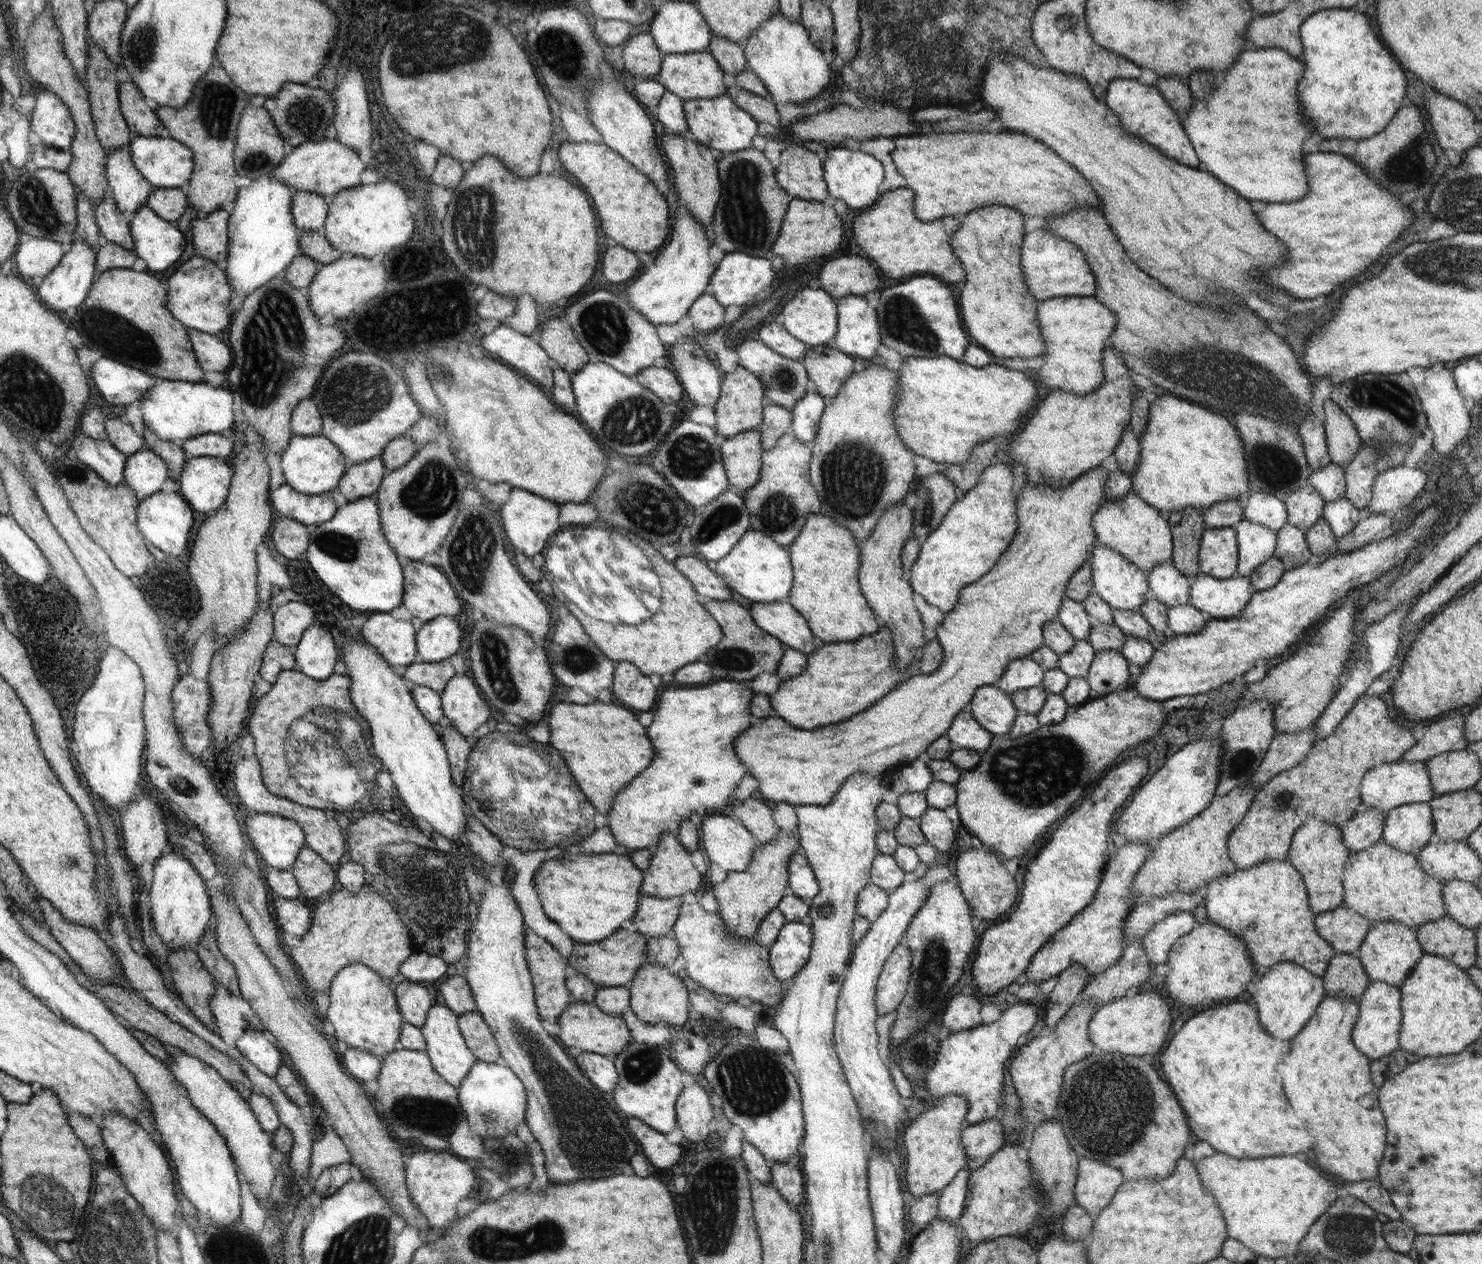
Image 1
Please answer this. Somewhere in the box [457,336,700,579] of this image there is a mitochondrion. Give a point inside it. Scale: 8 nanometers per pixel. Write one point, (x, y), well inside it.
(649, 508)

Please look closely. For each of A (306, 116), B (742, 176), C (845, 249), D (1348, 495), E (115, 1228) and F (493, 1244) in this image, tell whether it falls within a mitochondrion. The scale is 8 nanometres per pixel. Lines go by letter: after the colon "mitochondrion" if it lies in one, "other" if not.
A: mitochondrion
B: mitochondrion
C: other
D: other
E: mitochondrion
F: mitochondrion

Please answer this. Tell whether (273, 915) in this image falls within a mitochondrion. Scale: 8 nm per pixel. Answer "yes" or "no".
no

